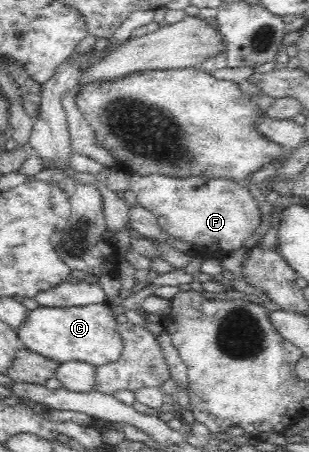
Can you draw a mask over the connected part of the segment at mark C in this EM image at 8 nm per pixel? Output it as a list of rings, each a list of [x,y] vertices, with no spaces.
[[[107,304],[66,308],[39,306],[28,313],[25,323],[18,329],[17,334],[23,347],[58,364],[79,360],[93,367],[99,367],[117,361],[124,350],[117,320]]]

